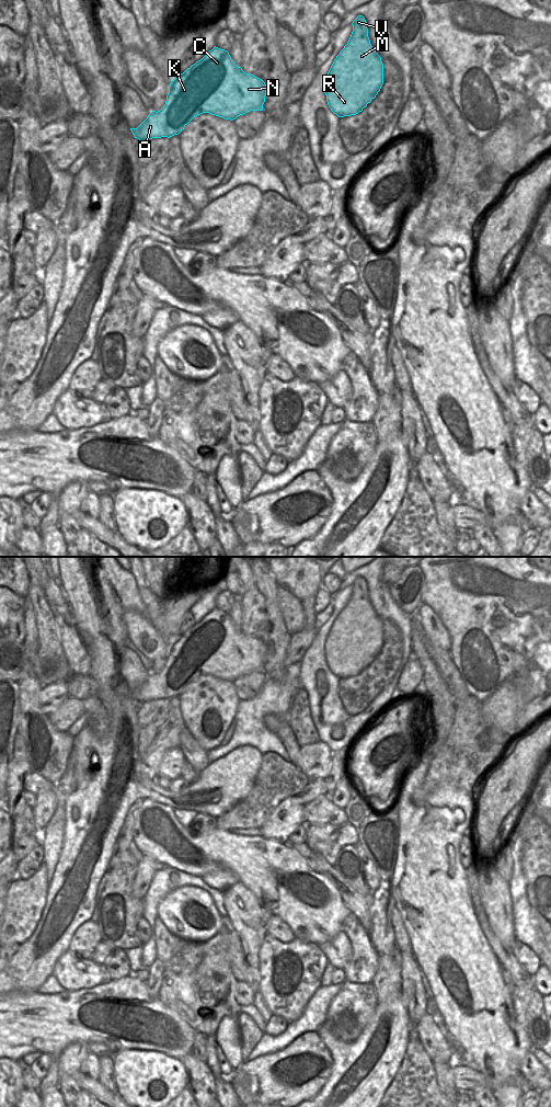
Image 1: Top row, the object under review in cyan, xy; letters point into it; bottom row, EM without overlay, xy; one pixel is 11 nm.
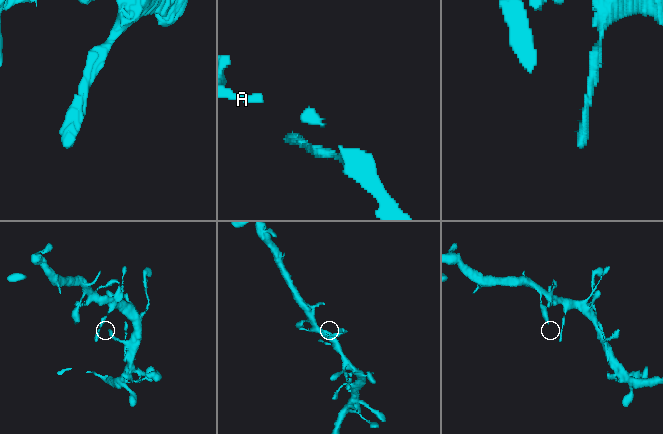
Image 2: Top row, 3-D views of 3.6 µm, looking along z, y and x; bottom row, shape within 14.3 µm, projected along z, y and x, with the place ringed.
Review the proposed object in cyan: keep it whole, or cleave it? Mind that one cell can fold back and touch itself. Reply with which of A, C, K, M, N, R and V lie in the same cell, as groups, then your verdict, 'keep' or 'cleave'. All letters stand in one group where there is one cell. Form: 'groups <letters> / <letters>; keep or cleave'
groups A C M R V / K N; cleave

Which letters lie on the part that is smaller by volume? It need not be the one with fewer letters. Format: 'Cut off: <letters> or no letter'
Cut off: A, C, M, R, V

